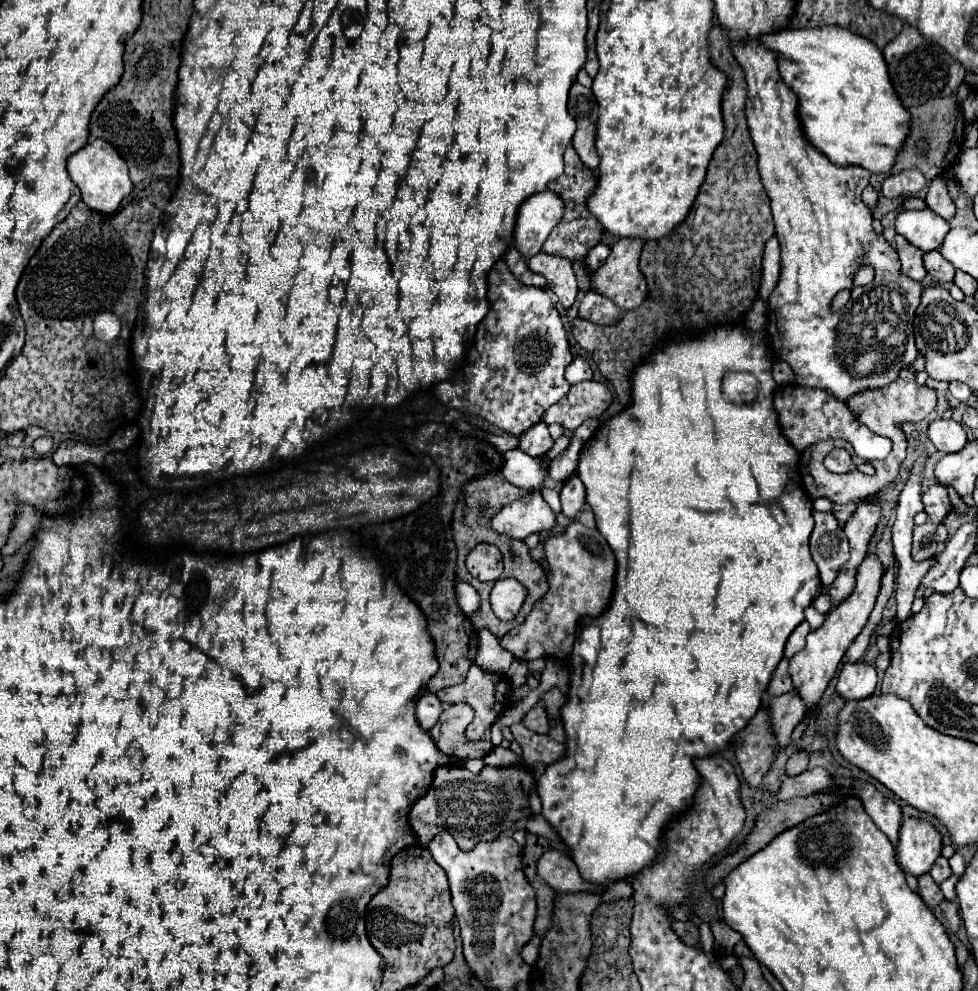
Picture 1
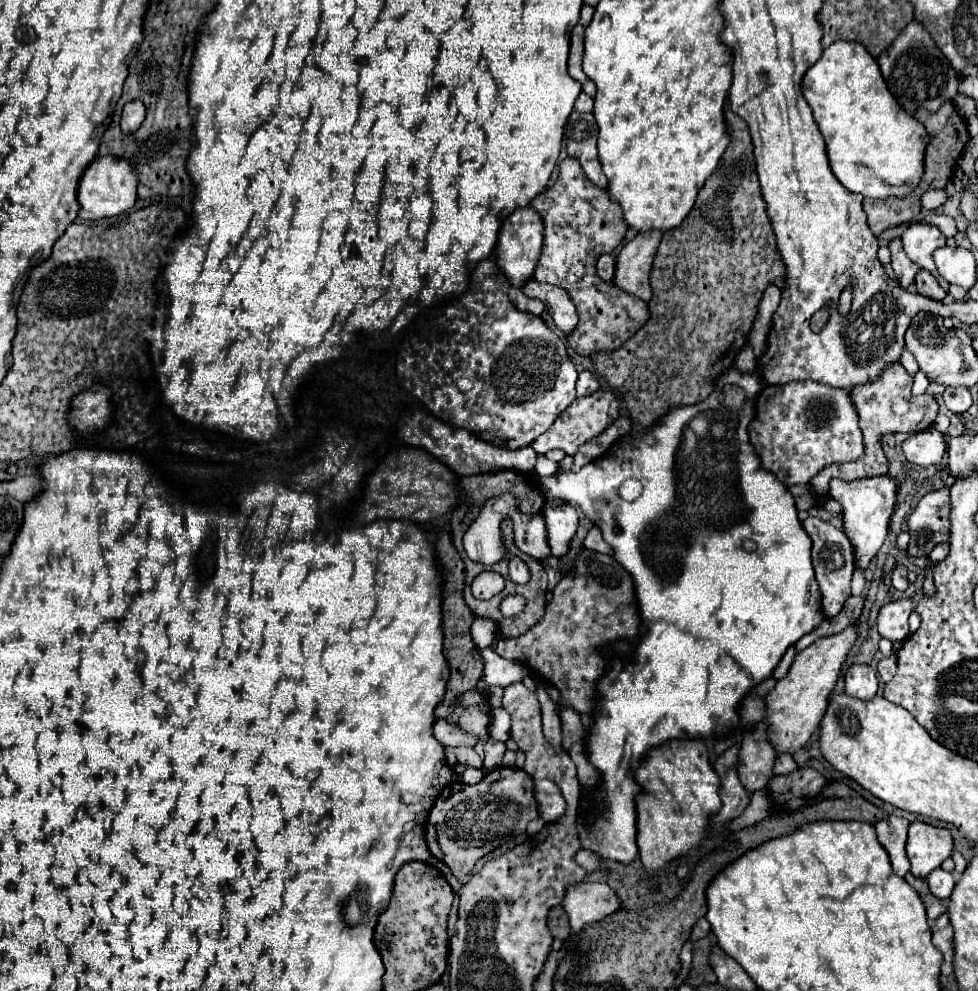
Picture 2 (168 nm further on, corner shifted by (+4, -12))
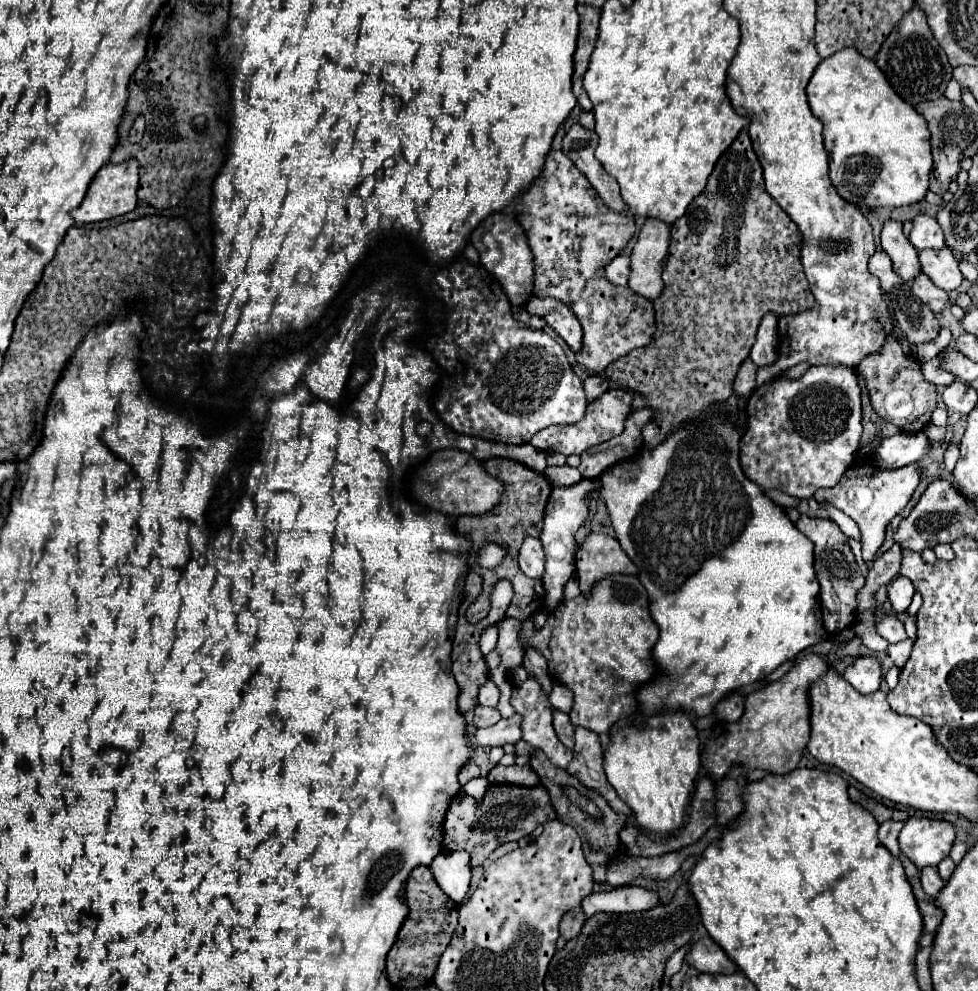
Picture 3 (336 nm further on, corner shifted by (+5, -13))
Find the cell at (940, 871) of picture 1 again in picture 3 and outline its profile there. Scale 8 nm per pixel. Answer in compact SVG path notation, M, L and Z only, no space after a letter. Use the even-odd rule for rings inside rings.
M926 867L926 869L922 869L922 871L920 871L920 881L922 881L922 889L924 889L928 895L932 895L932 897L936 897L936 893L944 887L944 881L940 879L936 867Z

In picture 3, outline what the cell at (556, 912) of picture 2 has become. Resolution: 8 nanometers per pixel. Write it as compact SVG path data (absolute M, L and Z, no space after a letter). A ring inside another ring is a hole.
M572 909L570 913L566 913L564 917L562 917L562 923L560 923L560 935L564 937L564 939L572 939L572 937L576 937L578 933L580 933L580 929L582 929L582 925L584 925L584 913L582 913L582 909Z

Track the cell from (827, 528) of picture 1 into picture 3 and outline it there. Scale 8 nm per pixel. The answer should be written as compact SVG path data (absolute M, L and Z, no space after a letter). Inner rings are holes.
M800 515L800 519L796 521L796 527L816 545L814 547L814 569L820 581L824 627L828 633L840 633L842 629L850 627L856 621L856 615L854 615L858 611L856 595L864 587L866 581L854 561L846 535L840 531L840 527L832 519L812 519L812 517Z

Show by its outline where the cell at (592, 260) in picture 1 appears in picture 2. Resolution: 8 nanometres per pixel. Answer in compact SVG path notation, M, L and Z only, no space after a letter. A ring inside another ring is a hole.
M603 254L597 260L597 276L603 282L611 282L613 280L613 272L615 272L615 260L613 260L613 256L611 254Z

